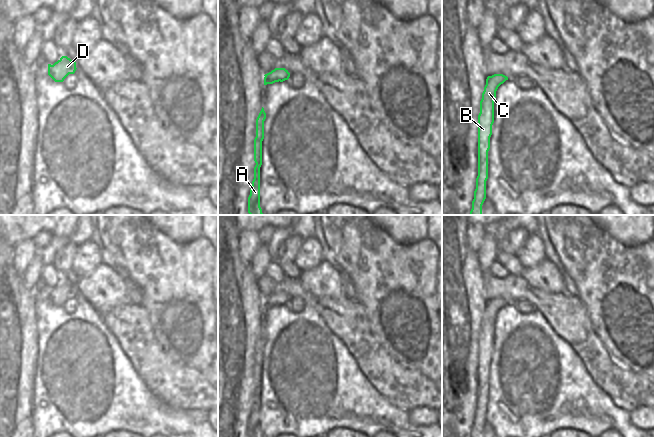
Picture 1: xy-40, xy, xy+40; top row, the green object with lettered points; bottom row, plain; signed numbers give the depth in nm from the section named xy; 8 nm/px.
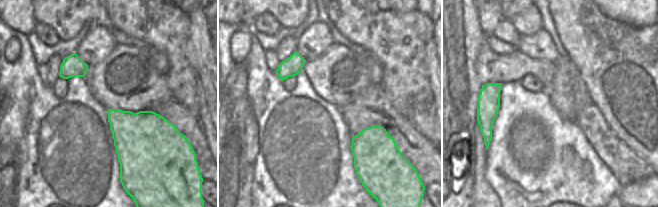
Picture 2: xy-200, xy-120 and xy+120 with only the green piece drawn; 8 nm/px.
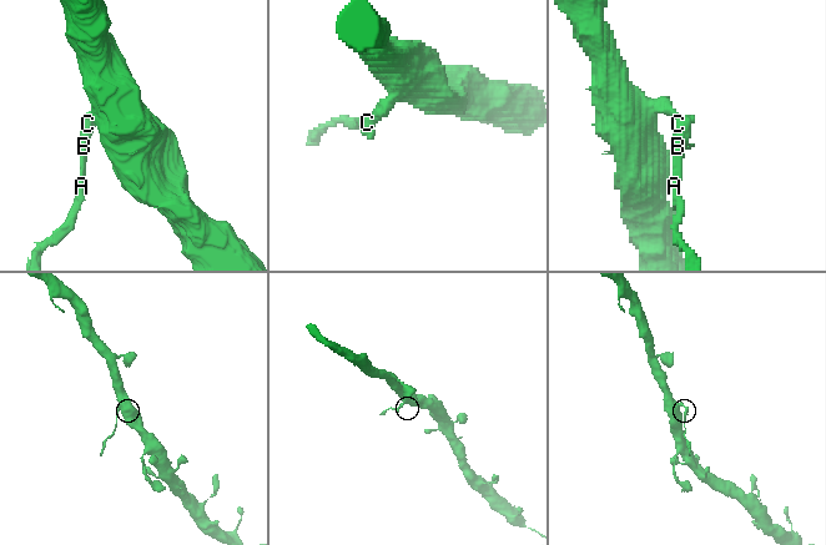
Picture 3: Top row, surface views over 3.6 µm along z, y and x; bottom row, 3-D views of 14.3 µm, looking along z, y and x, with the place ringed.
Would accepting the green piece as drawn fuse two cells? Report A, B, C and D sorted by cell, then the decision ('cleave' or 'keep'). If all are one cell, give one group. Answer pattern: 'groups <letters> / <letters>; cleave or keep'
groups A B C / D; cleave

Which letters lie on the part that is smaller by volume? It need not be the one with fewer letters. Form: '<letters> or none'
A, B, C.

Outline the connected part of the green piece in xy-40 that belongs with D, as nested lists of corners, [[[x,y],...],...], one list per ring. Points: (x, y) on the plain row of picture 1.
[[[62,280],[53,289],[48,288],[48,299],[55,306],[63,306],[69,298],[74,298],[76,293],[75,285],[71,284],[67,280]]]

